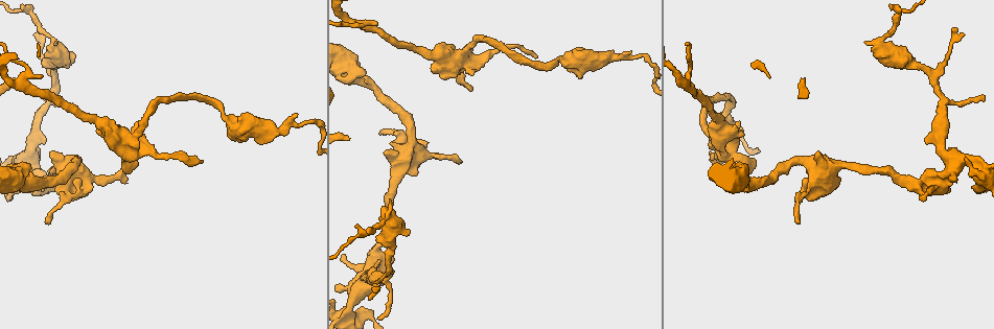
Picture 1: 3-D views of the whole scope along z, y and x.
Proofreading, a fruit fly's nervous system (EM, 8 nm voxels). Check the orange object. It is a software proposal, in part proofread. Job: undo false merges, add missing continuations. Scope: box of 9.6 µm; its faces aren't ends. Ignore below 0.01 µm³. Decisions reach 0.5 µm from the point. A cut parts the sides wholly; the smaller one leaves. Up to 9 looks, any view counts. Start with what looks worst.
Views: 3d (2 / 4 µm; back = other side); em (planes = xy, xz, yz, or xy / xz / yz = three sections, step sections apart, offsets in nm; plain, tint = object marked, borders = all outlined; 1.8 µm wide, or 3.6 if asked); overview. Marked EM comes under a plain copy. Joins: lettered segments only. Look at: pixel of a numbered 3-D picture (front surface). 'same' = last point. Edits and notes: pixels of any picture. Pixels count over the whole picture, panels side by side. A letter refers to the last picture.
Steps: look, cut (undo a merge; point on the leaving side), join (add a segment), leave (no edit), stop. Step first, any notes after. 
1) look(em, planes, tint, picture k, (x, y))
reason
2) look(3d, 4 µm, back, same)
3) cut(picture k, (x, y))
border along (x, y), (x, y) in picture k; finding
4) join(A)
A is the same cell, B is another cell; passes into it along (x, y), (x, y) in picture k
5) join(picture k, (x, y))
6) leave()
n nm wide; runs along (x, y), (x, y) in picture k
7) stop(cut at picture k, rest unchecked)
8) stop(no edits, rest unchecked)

look(em, 3.6 µm, xz, step 8, tint, picture 1, (123, 138))
thick turns thin

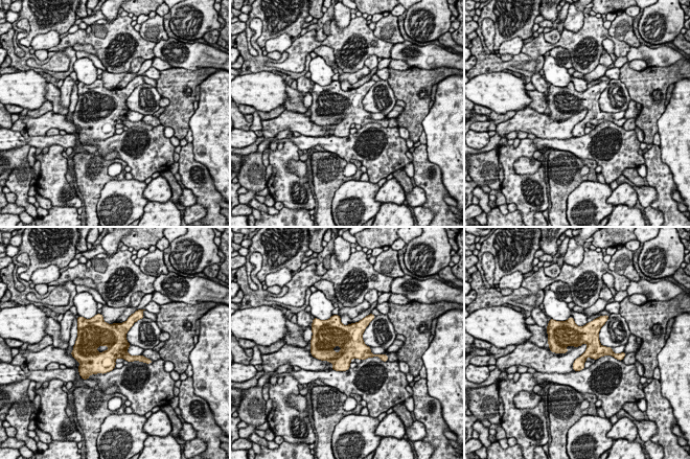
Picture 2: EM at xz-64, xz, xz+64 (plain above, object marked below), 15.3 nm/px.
look(em, 3.6 µm, planes, tint, same)

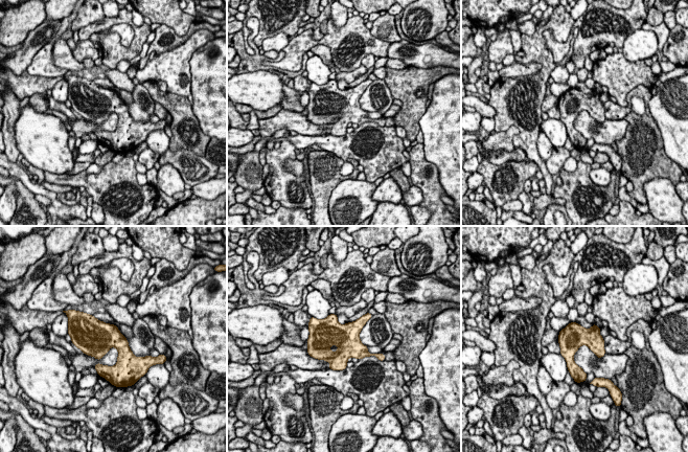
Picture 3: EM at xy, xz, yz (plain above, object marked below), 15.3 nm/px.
look(em, 3.6 µm, planes, borders, same)

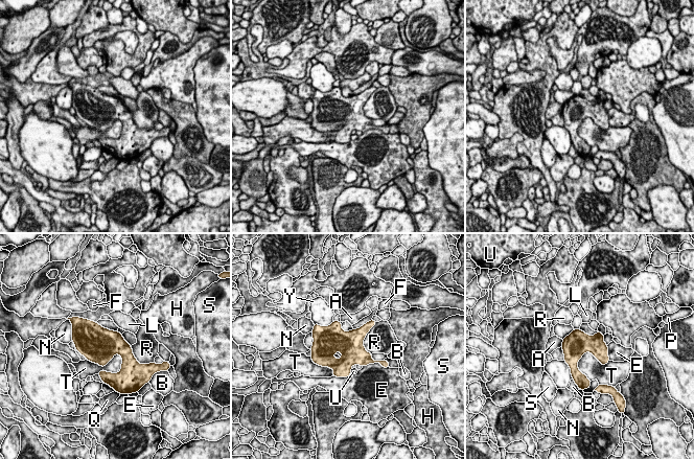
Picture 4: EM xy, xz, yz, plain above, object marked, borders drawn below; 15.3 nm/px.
leave()
A, B, E, F, H, L, N, P, Q, R, S, T, U and Y are other cells; all the same neuron

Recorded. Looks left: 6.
look(em, planes, borders, picture 1, (617, 56))

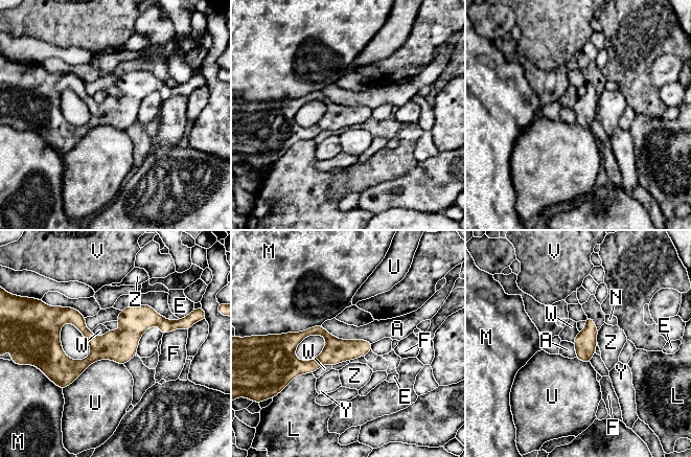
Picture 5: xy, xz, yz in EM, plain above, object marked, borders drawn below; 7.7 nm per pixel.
leave()
180 nm wide; A, E, F, L, M, N, U, V, W, Y and Z are other cells; border along (321, 325), (336, 337), (371, 343) in picture 5; one neuron here

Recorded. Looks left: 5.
look(em, planes, borders, picture 1, (391, 200))
an open end

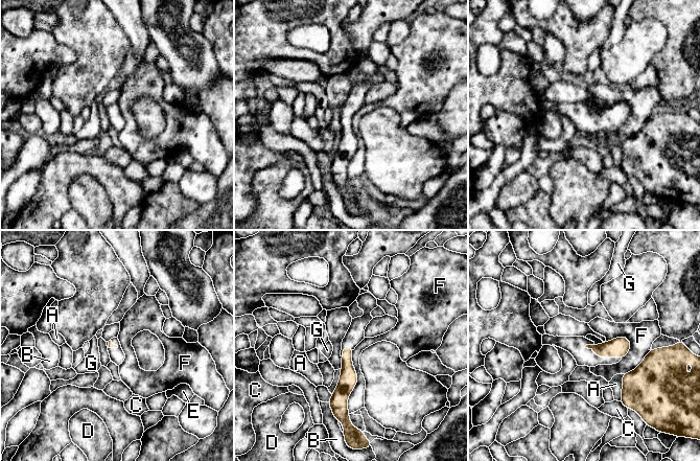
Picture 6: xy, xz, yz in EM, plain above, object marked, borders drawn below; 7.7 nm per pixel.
leave()
A, B, C, D, E, F and G are other cells; border along (353, 350), (349, 413) in picture 6; none of them fits

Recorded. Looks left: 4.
look(3d, 4 µm, picture 1, (925, 190))

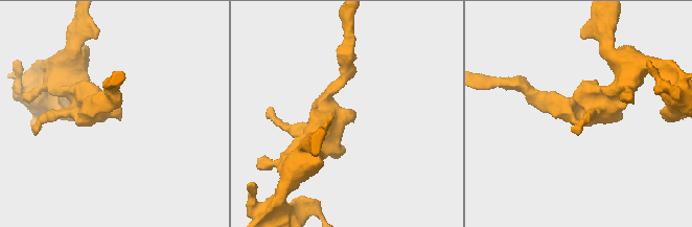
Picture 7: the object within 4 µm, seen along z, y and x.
look(em, 3.6 µm, planes, borders, picture 7, (354, 119))

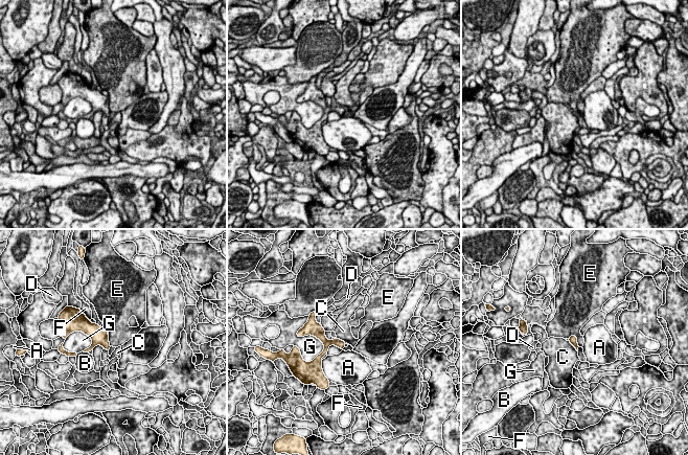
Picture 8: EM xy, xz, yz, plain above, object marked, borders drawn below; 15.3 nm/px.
leave()
A, B, C, D, E, F and G are other cells; none of them fits

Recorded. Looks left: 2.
stop(no edits, rest unchecked)

